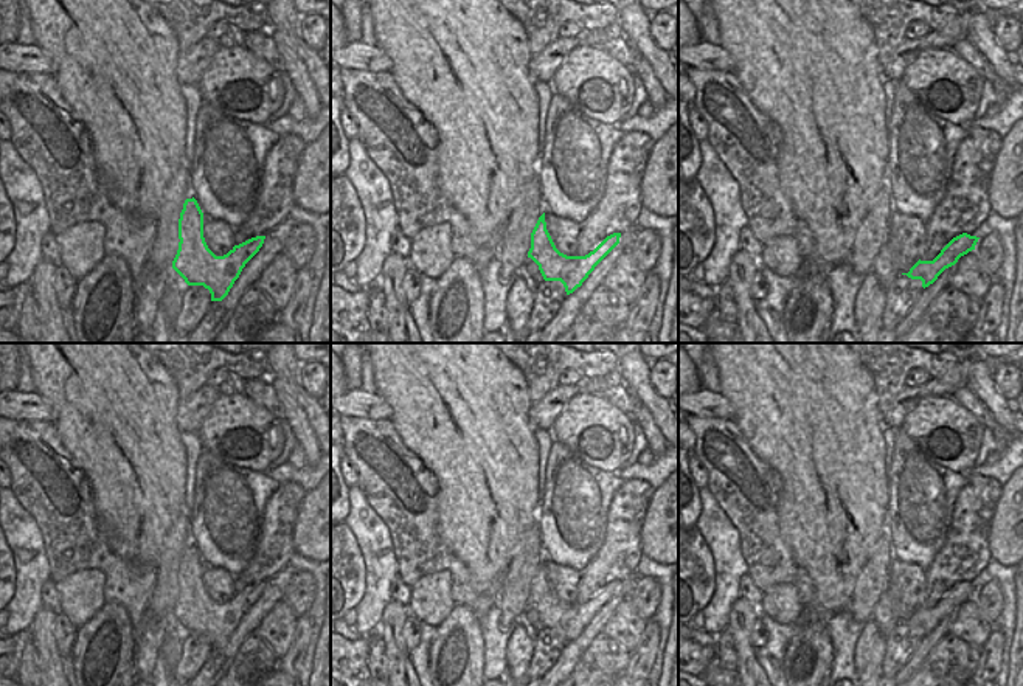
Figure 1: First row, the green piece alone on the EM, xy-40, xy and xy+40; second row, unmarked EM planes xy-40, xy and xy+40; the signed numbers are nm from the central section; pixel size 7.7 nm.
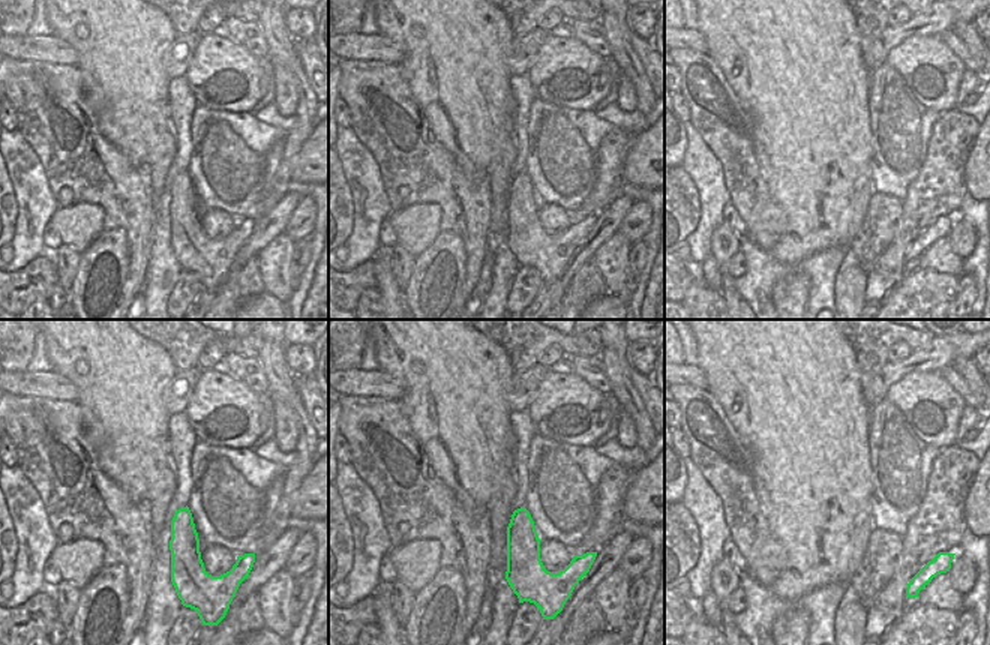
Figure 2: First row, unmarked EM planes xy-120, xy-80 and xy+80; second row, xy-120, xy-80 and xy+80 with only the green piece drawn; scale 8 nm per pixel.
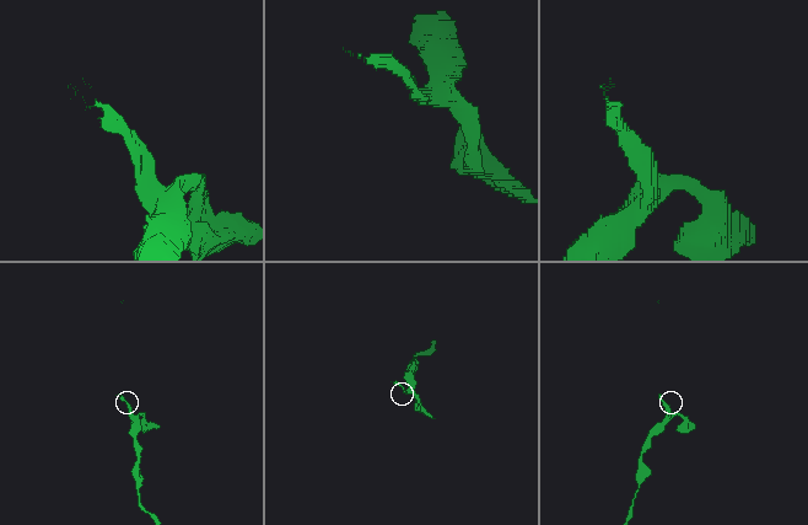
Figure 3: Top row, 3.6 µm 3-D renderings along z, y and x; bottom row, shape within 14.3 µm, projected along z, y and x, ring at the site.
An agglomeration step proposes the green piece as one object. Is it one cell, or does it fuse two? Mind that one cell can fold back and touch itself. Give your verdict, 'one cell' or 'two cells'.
one cell

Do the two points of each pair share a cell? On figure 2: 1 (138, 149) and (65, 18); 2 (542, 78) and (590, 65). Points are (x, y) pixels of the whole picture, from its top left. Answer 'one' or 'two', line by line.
1: one
2: one

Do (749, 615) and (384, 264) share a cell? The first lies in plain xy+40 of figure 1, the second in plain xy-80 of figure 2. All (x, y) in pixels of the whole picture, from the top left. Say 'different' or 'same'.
same

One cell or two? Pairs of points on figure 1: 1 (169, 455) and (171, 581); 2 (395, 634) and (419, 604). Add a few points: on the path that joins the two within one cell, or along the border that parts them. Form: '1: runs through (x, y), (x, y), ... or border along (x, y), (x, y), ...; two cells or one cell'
1: border along (187, 509), (173, 523), (156, 559); two cells
2: border along (407, 606), (410, 613); two cells

